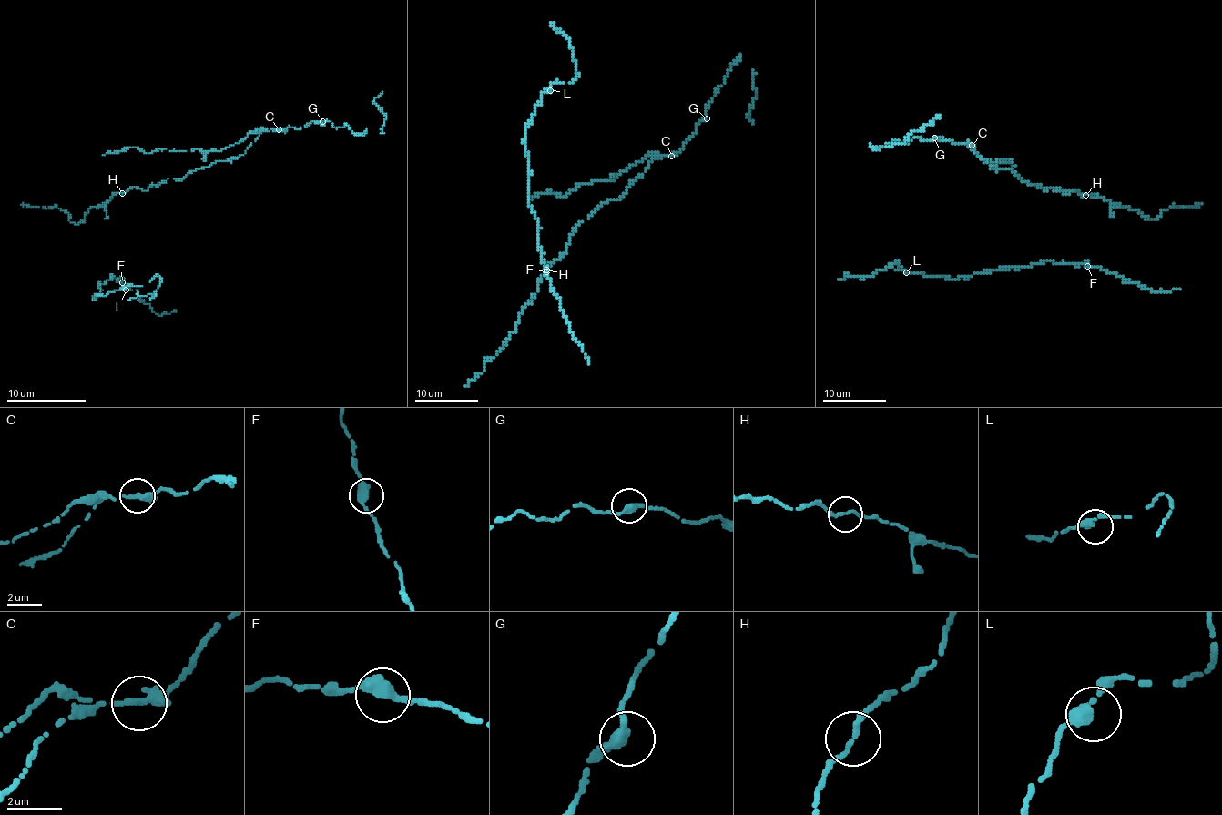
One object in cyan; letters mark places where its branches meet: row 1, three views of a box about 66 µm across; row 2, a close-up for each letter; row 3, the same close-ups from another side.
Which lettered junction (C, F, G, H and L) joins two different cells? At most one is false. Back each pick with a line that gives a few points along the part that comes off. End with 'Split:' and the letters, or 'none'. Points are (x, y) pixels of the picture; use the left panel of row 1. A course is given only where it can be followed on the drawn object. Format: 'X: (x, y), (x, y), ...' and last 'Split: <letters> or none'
C: (279, 129), (253, 131), (219, 151), (164, 149), (146, 153), (136, 147), (102, 155)
Split: C

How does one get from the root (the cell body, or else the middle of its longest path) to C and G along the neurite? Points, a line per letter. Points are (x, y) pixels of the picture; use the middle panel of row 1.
C: (546, 269), (567, 251), (569, 235), (602, 204), (619, 198), (645, 172), (649, 162), (662, 156), (671, 156)
G: (546, 269), (567, 251), (569, 235), (583, 221), (602, 204), (619, 198), (649, 162), (677, 155), (707, 118)

